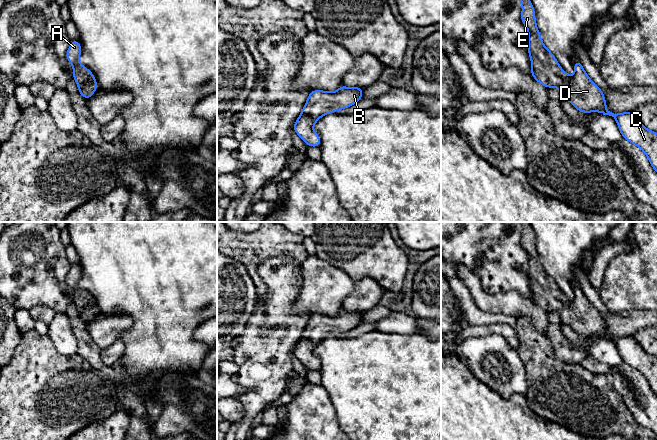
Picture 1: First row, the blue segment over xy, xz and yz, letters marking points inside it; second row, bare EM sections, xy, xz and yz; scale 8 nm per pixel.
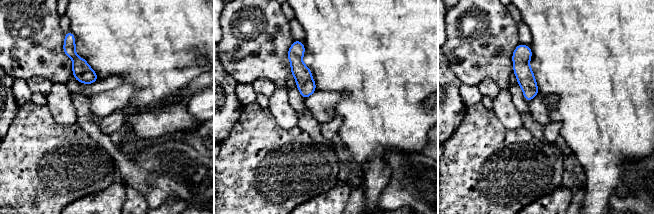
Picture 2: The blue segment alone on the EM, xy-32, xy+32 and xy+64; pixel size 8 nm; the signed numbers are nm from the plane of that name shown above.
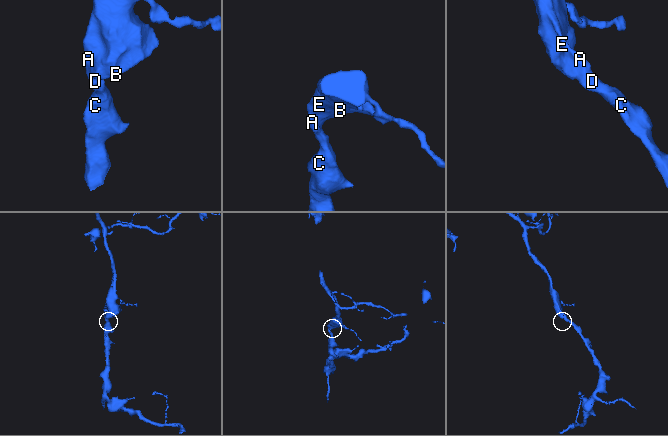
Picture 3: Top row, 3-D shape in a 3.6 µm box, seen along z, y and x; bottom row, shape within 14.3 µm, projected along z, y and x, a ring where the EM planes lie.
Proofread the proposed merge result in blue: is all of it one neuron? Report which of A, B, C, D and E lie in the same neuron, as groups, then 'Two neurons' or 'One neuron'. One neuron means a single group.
Groups: A B C D E. One neuron

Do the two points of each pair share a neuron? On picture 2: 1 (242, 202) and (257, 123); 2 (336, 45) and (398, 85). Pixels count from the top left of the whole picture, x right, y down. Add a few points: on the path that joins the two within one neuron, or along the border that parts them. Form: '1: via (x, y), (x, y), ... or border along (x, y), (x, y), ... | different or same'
1: via (249, 182), (249, 169), (254, 164), (256, 143) | same
2: via (351, 45), (358, 45), (383, 70) | same

